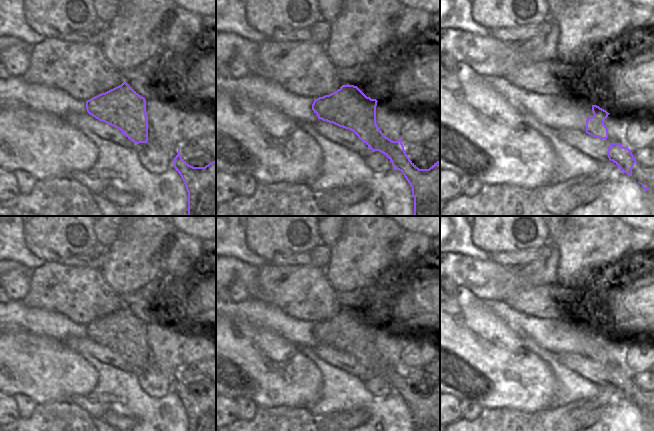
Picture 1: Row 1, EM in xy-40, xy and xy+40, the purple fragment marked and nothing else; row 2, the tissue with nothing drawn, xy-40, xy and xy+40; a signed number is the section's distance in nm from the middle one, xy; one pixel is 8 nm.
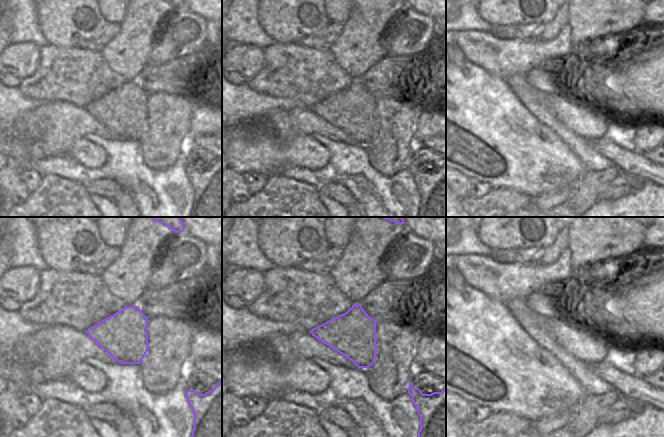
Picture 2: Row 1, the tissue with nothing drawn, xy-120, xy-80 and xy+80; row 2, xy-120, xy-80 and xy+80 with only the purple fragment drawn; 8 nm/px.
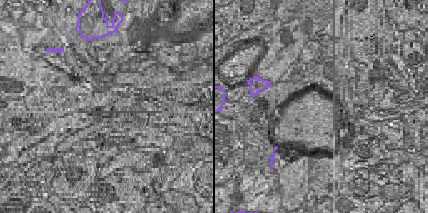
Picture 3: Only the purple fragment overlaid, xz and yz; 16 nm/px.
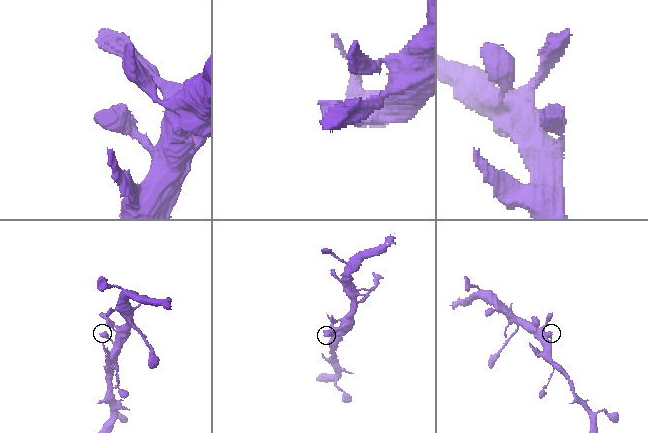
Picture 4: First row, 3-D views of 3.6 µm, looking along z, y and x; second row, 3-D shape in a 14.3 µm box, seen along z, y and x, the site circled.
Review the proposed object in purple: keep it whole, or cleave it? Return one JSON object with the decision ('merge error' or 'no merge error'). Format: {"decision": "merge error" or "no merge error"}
{"decision": "no merge error"}

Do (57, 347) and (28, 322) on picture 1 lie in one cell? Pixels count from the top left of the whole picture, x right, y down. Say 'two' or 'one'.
two

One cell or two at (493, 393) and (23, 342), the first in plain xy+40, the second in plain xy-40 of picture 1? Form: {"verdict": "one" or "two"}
{"verdict": "one"}

